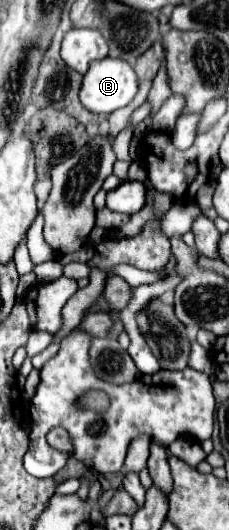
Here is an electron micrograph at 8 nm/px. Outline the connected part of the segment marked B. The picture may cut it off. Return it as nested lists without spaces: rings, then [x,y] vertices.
[[[103,58],[91,64],[81,86],[81,104],[95,114],[111,114],[127,106],[139,90],[133,66],[121,58]]]

